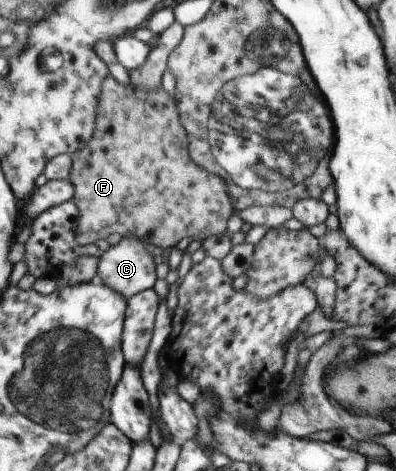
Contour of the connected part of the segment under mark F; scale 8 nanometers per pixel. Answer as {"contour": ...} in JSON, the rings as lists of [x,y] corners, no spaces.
{"contour":[[[107,78],[103,81],[102,92],[99,97],[99,104],[96,108],[97,117],[95,118],[95,130],[93,137],[88,144],[76,153],[69,155],[72,164],[68,175],[68,180],[74,186],[75,196],[71,201],[79,207],[79,230],[76,234],[76,240],[80,246],[92,244],[96,241],[104,241],[110,234],[119,234],[122,236],[134,236],[144,242],[144,246],[152,248],[172,248],[180,242],[182,238],[193,238],[193,240],[203,240],[209,236],[218,236],[226,233],[227,221],[230,220],[231,214],[237,214],[235,202],[232,202],[226,191],[226,183],[215,175],[205,171],[203,168],[196,166],[192,162],[190,152],[187,150],[187,131],[182,130],[181,122],[178,122],[178,111],[176,110],[173,96],[164,92],[163,89],[144,90],[144,88],[134,86],[131,83],[126,85],[118,84],[114,78]]]}

